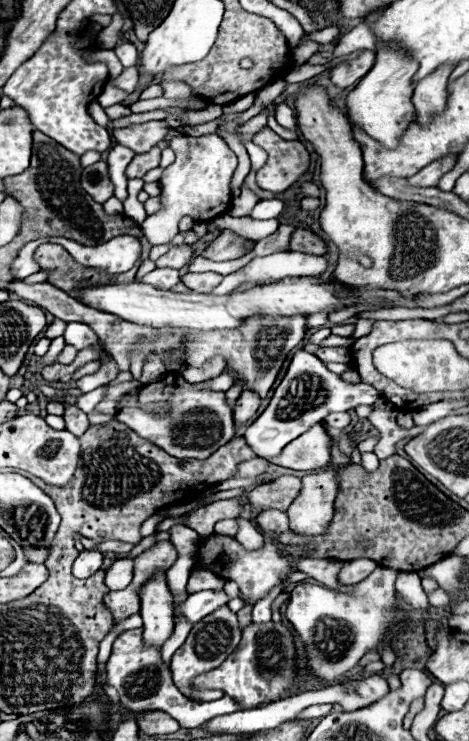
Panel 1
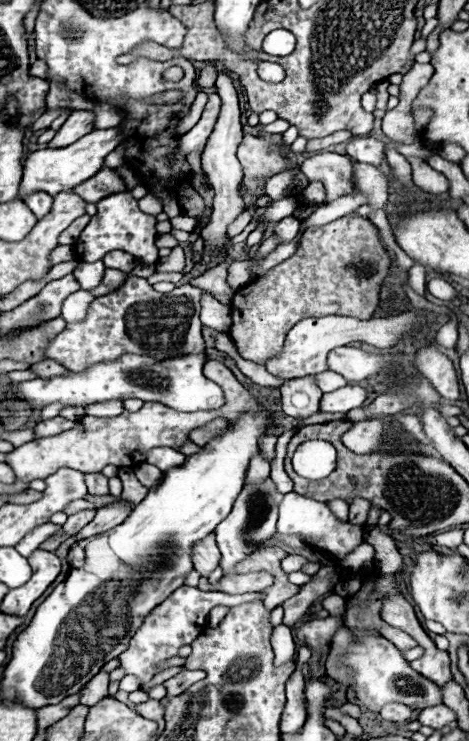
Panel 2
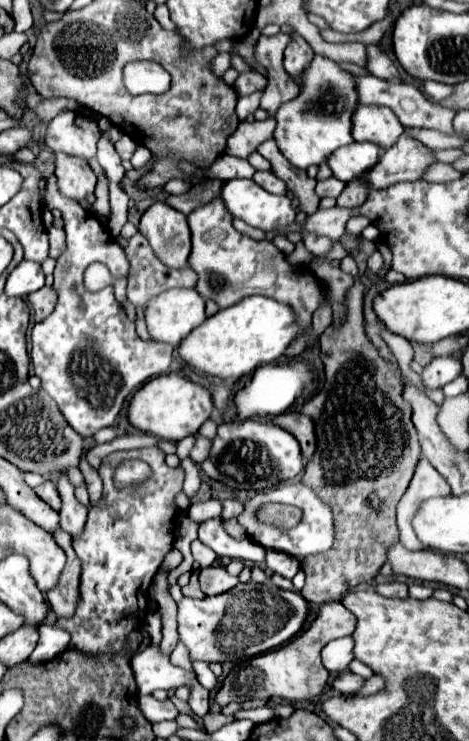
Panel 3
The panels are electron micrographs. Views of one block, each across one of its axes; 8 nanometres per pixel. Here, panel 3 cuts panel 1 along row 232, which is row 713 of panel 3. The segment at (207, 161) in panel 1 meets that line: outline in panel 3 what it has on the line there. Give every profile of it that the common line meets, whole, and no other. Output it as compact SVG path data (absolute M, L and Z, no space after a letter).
M152 694L148 696L140 696L140 708L144 712L144 716L150 720L150 722L160 722L160 720L172 720L178 710L176 706L166 698L166 700L156 700Z

